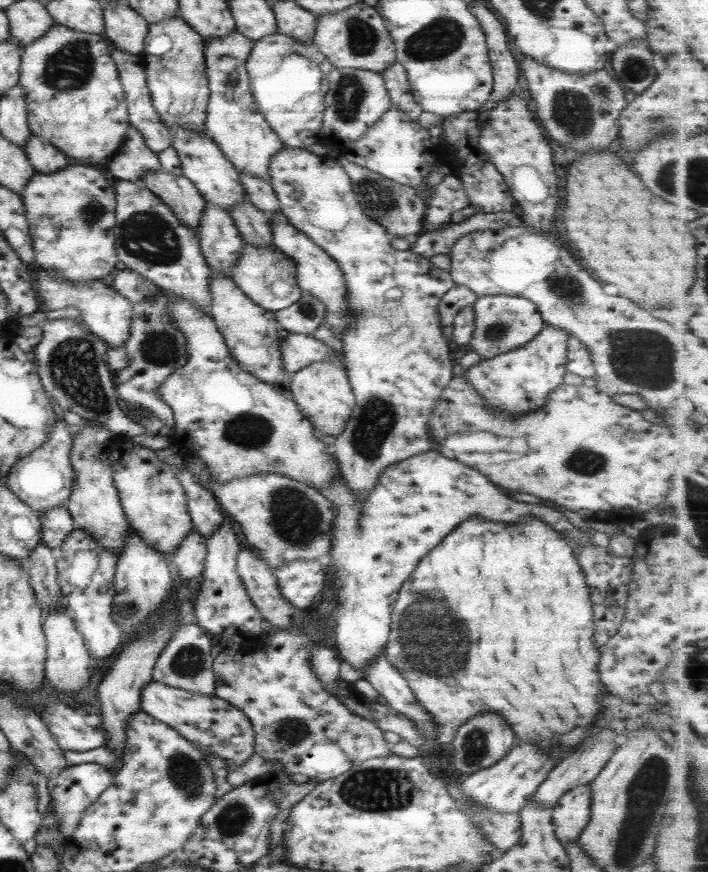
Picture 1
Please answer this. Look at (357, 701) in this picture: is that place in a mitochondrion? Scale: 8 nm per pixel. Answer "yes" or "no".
no

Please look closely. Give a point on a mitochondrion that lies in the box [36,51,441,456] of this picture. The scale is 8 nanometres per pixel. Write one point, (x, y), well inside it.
(73, 368)

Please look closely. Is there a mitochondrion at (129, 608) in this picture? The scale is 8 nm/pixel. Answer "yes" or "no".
yes

